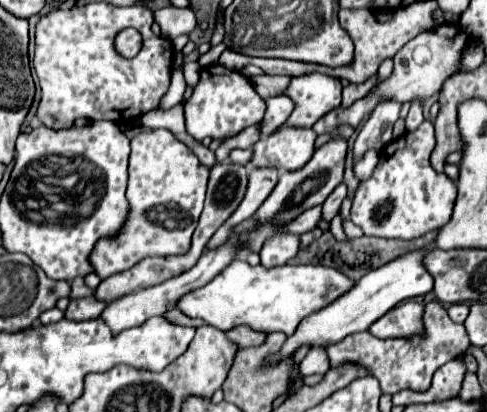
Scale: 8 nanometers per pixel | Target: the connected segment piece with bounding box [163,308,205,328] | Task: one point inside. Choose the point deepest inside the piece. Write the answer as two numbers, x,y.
177,317

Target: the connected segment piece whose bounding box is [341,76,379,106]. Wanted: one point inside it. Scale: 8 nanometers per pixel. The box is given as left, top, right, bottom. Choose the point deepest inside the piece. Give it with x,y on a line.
353,92

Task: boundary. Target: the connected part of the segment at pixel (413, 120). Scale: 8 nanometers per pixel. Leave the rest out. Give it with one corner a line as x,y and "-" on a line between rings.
413,100
413,104
411,104
411,110
409,110
407,118
405,118
405,128
407,128
407,132
411,132
411,130
419,128
419,124
421,124
423,120
425,120
425,118
423,118
421,104
419,104
419,100

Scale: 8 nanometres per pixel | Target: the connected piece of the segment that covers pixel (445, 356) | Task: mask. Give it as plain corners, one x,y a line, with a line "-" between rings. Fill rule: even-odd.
439,302
425,304
425,336
411,336
411,338
375,338
371,332
357,332
347,336
345,340
331,344
327,348
327,358
331,368
339,368
345,364
357,364
363,366
369,374
379,380
381,390
385,394
395,394
403,388
411,390
427,390
431,384
431,378
437,368
441,368
445,362
453,360
457,354
469,350
471,342
467,336
467,330
463,324
453,322
447,316
447,310

